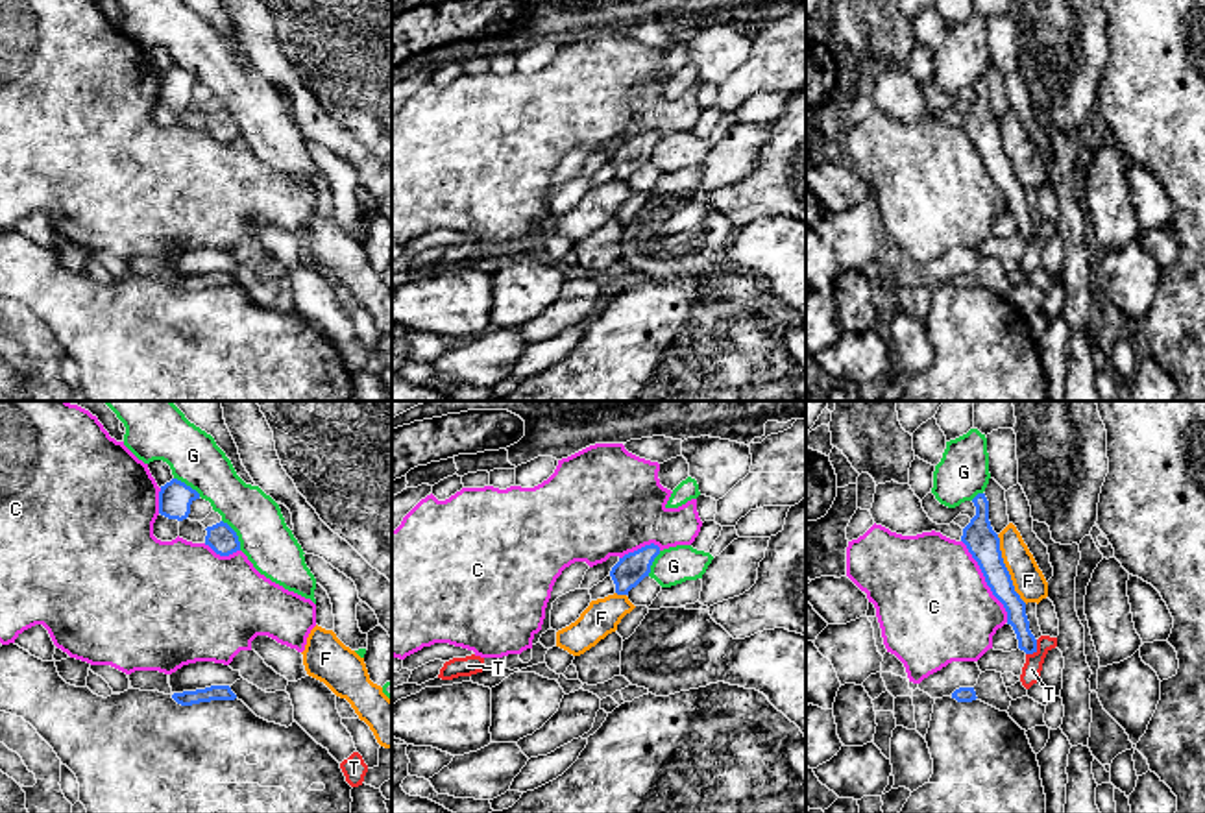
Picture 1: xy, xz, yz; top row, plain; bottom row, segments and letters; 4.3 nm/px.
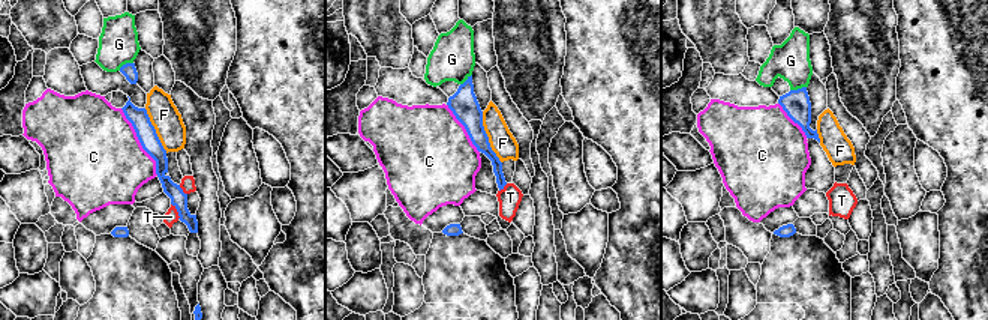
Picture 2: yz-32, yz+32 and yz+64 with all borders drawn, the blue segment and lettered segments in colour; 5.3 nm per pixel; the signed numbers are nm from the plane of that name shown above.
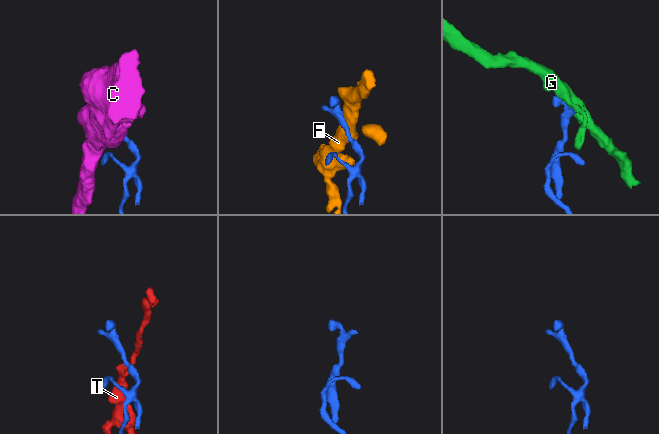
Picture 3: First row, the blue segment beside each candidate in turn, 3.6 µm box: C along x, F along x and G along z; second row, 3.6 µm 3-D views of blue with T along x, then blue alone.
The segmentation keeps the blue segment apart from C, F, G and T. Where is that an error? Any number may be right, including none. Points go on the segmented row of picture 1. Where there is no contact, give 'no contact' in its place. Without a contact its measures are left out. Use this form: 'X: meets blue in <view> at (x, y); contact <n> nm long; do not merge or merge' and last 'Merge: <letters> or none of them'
C: meets blue in yz at (985, 581); contact 420 nm long; merge
F: meets blue in yz at (1006, 570); contact 340 nm long; do not merge
G: meets blue in xy at (235, 534); contact 160 nm long; do not merge
T: meets blue in yz at (1035, 649); contact 90 nm long; do not merge
Merge: C

